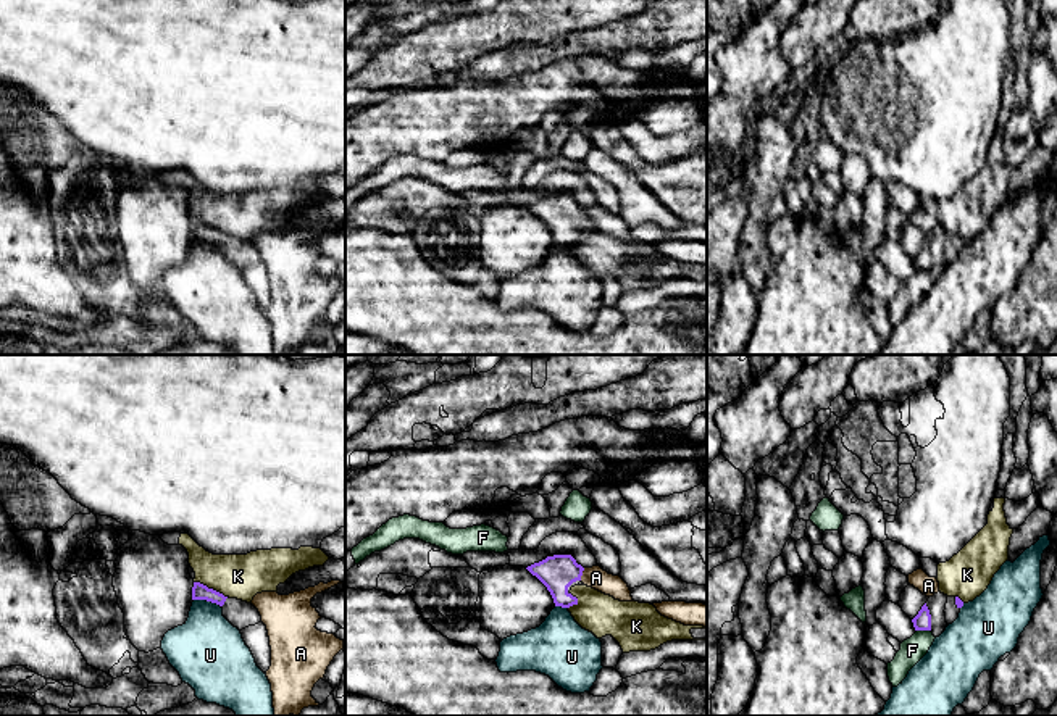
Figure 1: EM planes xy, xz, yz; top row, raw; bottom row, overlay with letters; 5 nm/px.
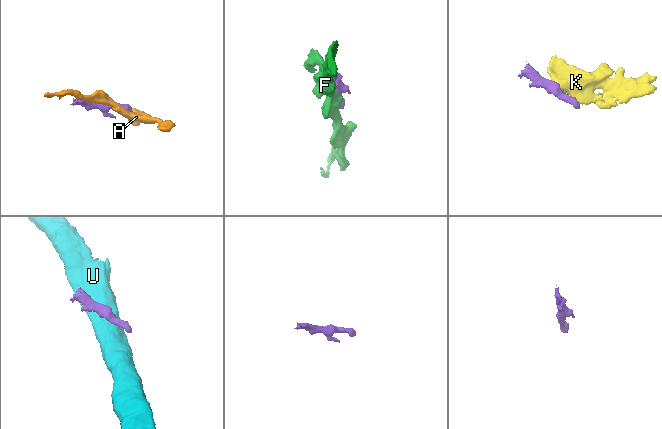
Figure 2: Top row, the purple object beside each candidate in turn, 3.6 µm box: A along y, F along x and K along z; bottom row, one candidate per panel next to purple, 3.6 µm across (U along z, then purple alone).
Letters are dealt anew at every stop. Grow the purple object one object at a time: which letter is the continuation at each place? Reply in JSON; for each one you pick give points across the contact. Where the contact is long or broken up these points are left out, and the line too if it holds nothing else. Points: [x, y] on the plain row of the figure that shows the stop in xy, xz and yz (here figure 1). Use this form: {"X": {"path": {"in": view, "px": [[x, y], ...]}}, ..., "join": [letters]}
{"join": []}

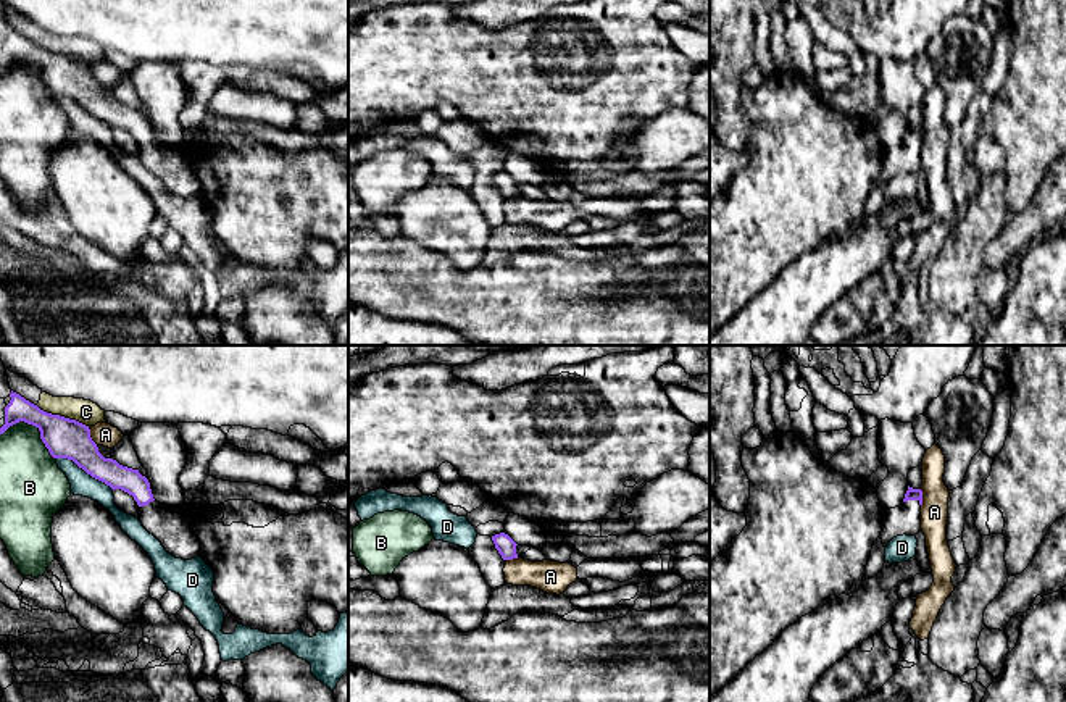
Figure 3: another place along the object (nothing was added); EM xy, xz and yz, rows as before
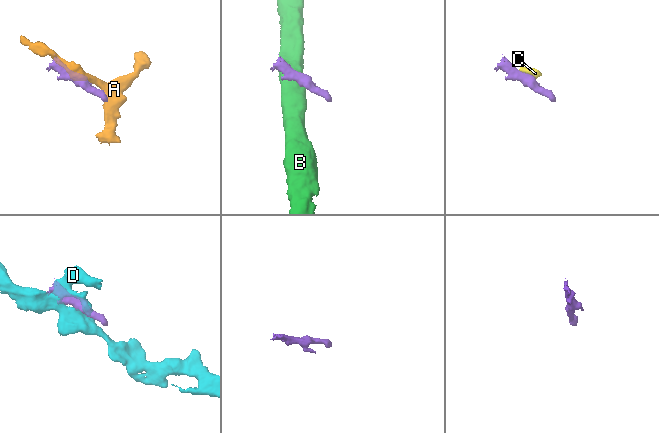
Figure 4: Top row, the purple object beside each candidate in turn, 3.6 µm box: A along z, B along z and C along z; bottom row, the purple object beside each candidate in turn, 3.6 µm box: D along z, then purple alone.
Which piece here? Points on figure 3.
{"join": []}

